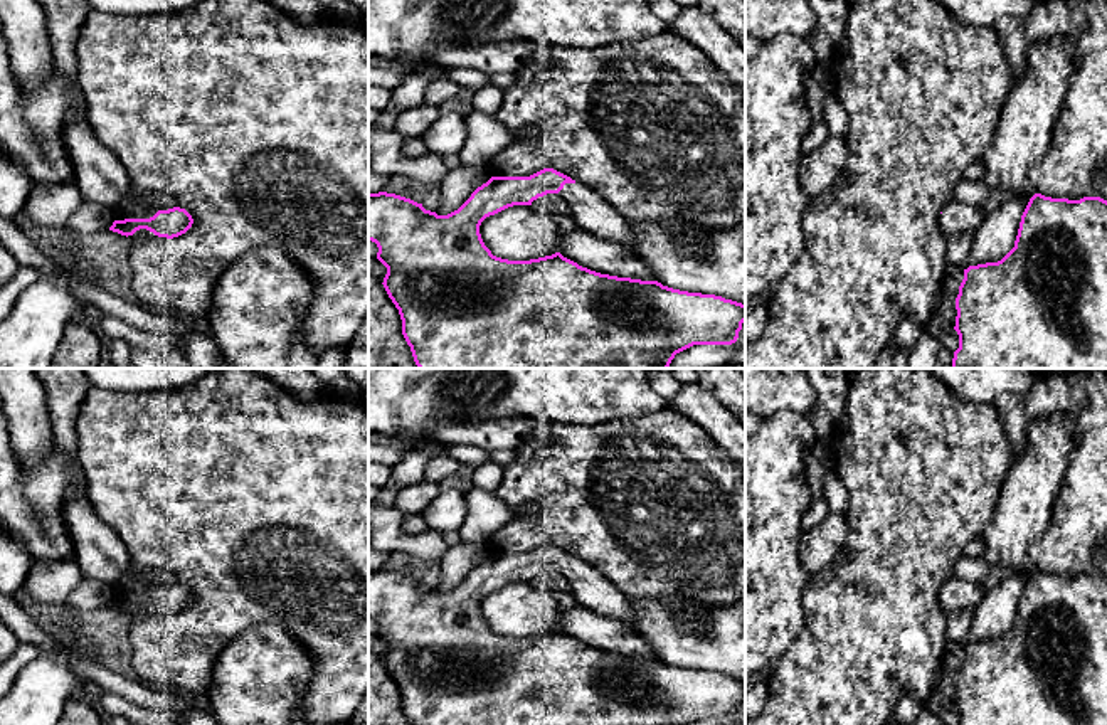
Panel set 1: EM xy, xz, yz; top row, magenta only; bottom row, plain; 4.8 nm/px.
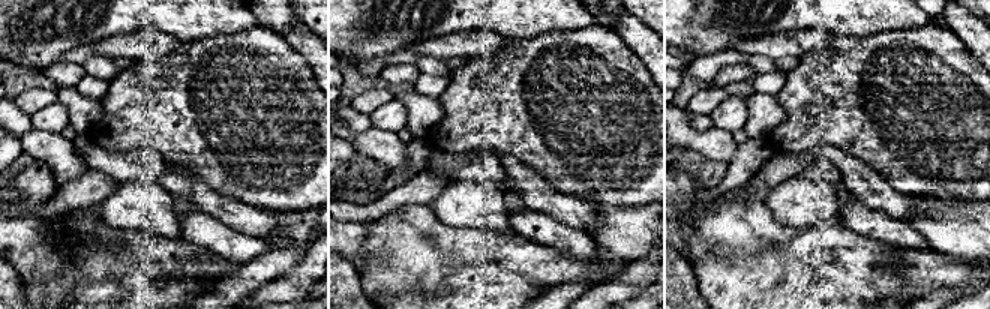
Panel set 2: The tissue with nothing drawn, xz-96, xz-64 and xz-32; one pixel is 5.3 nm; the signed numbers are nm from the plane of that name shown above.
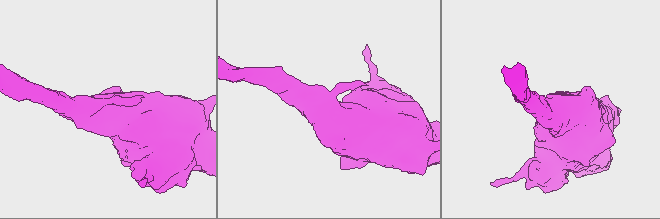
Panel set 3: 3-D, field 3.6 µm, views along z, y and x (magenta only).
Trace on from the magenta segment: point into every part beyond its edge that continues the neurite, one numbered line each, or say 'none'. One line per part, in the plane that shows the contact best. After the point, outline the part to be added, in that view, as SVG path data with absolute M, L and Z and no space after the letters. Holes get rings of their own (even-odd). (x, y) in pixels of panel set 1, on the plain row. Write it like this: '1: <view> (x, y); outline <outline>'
1: xz (589, 587); outline M575 558L565 560L559 572L569 580L570 594L577 604L634 627L636 611L629 604L628 595L594 567Z

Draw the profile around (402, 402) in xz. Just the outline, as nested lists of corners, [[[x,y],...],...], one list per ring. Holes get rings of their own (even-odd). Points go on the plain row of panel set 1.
[[[368,368],[368,432],[384,434],[402,441],[405,446],[431,442],[429,431],[436,422],[451,421],[500,421],[540,417],[569,427],[596,427],[602,422],[622,421],[654,414],[668,407],[649,385],[649,368]]]

